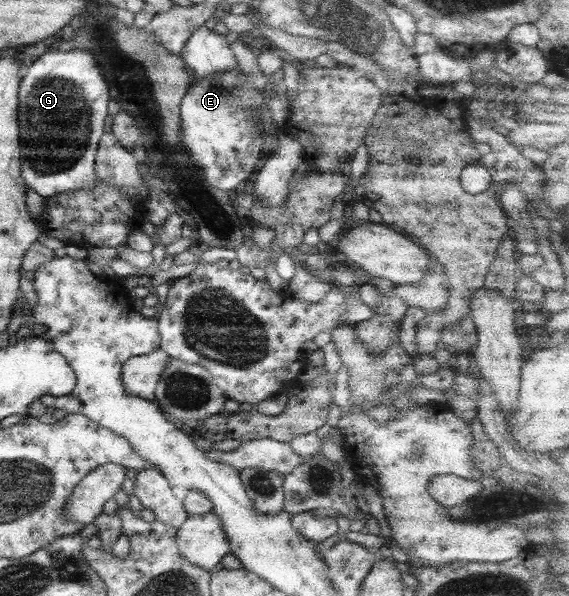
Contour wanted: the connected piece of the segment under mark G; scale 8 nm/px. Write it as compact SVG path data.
M51 51L21 72L18 100L20 178L42 198L94 186L94 155L107 117L108 89L96 59L87 51Z

